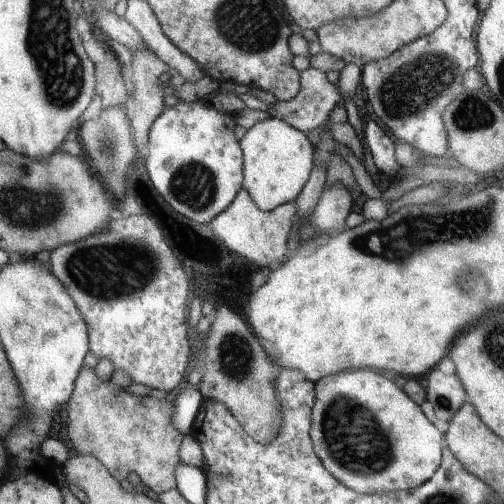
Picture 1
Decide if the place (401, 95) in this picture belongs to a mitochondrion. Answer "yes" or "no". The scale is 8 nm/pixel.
yes

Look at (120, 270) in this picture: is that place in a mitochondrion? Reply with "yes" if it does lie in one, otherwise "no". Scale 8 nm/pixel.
yes

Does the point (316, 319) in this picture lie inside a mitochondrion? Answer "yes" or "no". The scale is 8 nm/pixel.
no

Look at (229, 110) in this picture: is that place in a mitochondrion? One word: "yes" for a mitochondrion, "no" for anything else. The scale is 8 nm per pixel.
no

